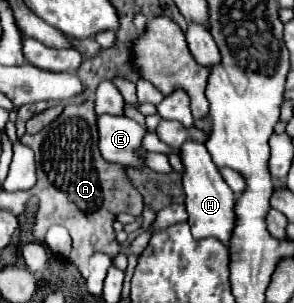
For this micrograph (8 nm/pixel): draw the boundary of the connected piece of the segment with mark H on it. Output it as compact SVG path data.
M185 142L181 148L181 160L185 164L185 174L183 174L183 188L185 188L185 208L189 214L187 224L191 226L193 238L219 238L223 244L229 244L229 236L233 230L235 214L235 194L231 188L225 184L221 178L217 166L213 164L205 144L197 142Z

